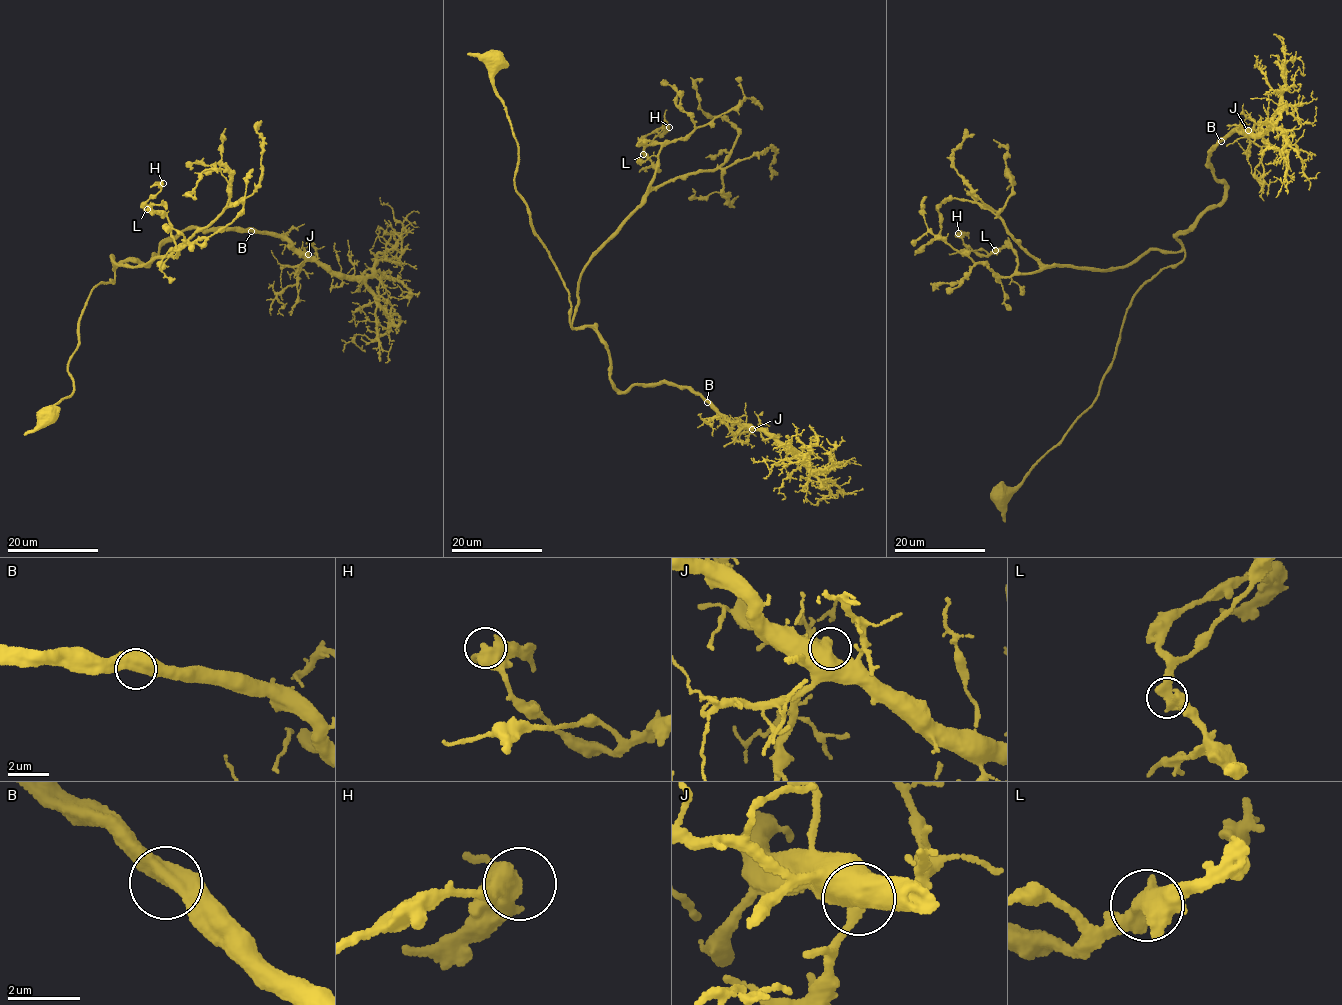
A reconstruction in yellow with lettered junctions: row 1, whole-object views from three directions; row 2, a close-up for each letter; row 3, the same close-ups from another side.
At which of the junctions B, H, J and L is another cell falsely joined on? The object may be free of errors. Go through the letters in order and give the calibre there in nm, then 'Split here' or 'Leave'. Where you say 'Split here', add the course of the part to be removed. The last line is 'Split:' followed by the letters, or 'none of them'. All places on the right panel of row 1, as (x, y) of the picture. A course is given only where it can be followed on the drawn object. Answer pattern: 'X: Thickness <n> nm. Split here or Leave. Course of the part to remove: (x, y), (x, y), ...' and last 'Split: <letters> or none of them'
B: Thickness 550 nm. Leave
H: Thickness 550 nm. Leave
J: Thickness 550 nm. Leave
L: Thickness 550 nm. Leave
Split: none of them

